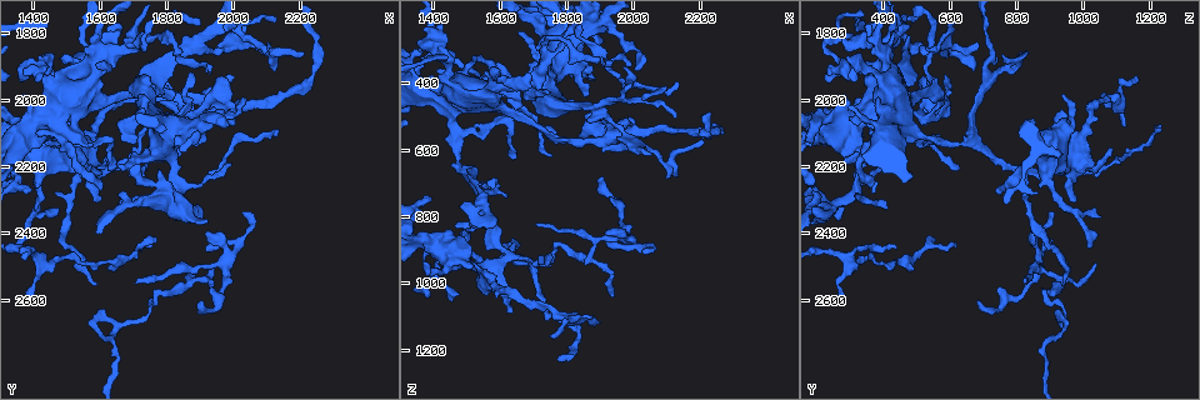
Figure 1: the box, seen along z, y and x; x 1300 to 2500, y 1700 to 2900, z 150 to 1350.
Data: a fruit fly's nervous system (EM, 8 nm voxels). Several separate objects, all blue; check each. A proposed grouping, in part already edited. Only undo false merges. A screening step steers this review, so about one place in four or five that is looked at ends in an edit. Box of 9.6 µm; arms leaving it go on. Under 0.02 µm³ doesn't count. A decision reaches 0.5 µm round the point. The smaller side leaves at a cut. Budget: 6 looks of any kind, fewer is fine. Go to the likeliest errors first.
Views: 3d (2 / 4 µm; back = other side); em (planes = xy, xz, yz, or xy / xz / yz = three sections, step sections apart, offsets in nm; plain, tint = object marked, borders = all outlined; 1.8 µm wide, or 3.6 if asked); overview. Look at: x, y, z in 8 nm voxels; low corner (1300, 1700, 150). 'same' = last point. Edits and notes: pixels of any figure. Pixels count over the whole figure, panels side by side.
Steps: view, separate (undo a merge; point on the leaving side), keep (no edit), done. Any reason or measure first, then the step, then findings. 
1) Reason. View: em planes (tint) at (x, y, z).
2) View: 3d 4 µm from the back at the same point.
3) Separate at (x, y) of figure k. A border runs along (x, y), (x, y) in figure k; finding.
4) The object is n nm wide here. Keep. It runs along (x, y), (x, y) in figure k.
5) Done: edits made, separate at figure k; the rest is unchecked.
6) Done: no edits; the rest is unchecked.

Three arms meet. View: em 3.6 µm xy step 4 (tint) at (1870, 2540, 930).

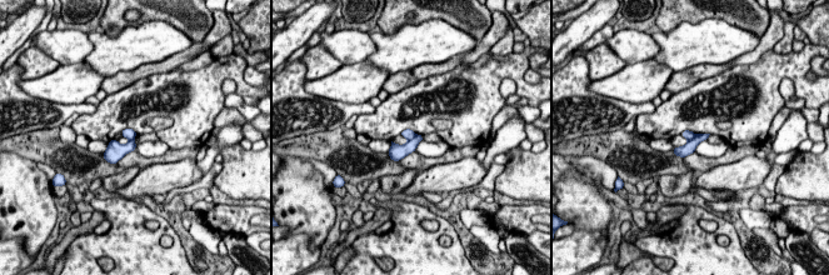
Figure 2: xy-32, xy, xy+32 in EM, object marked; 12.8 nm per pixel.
Cut it another way. View: em 3.6 µm planes (borders) at the same point.

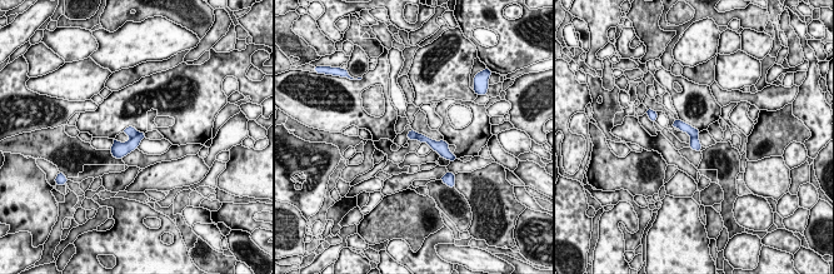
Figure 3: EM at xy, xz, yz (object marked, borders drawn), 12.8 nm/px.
Separate at (121, 149) of figure 3. Two cells meet here.

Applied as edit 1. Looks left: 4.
Redraw. View: overview.

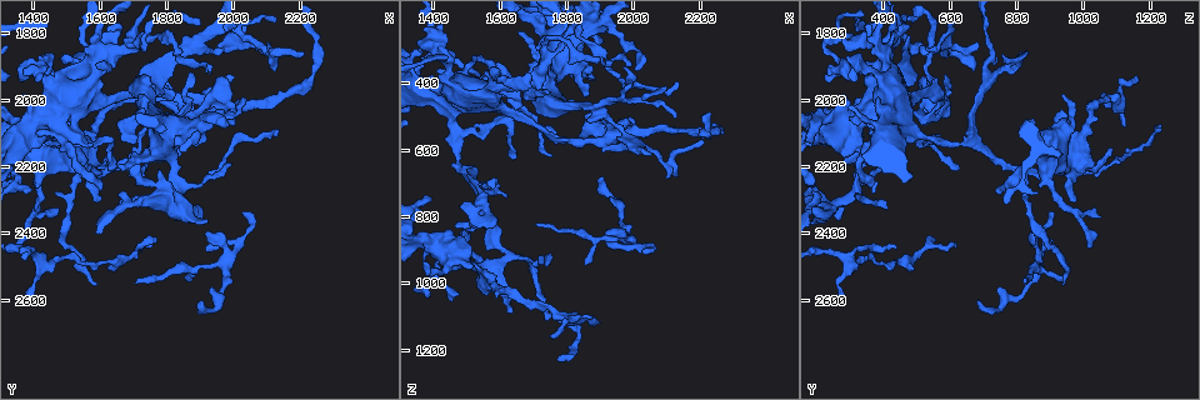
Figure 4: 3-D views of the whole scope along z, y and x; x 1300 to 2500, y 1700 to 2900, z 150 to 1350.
Three-way junction. View: 3d 2 µm at (1420, 2470, 290).

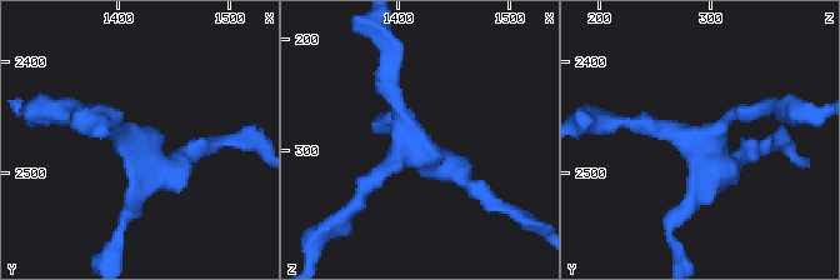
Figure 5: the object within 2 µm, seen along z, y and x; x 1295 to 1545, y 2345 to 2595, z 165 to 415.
View: em xz step 16 (borders) at (1412, 2472, 292).

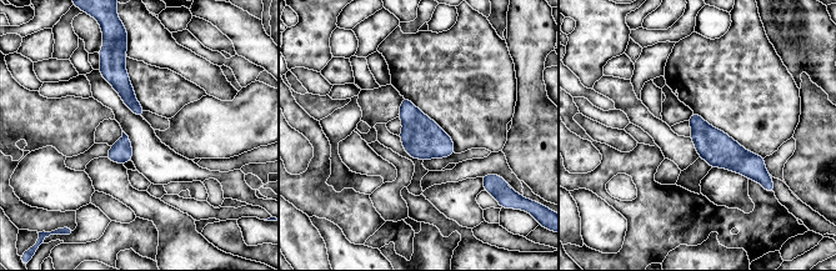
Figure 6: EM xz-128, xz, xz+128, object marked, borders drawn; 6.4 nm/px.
Keep. Continuous, no second cell.

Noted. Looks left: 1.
Branch point. View: em 3.6 µm planes (tint) at (1730, 1820, 350).

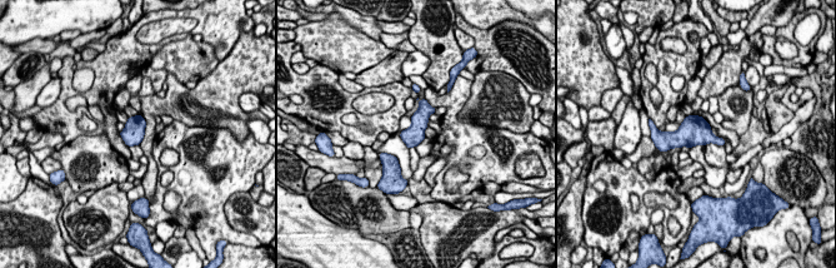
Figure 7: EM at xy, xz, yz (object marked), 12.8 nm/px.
The object is 240 nm wide here. Keep. One cell here.

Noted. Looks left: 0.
Done: edits made, separate at figure 3; the rest is unchecked.

